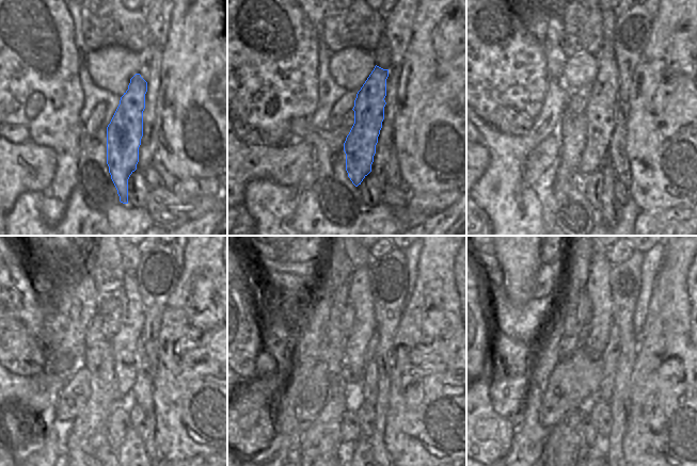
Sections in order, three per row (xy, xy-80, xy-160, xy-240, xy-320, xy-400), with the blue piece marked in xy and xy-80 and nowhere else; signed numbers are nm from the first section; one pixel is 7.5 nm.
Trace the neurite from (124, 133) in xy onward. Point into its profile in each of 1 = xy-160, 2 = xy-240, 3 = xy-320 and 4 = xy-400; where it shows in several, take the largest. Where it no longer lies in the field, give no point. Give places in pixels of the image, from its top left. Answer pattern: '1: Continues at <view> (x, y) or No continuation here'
1: Continues at xy-160 (601, 112)
2: Continues at xy-240 (124, 343)
3: Continues at xy-320 (360, 298)
4: Continues at xy-400 (598, 289).

